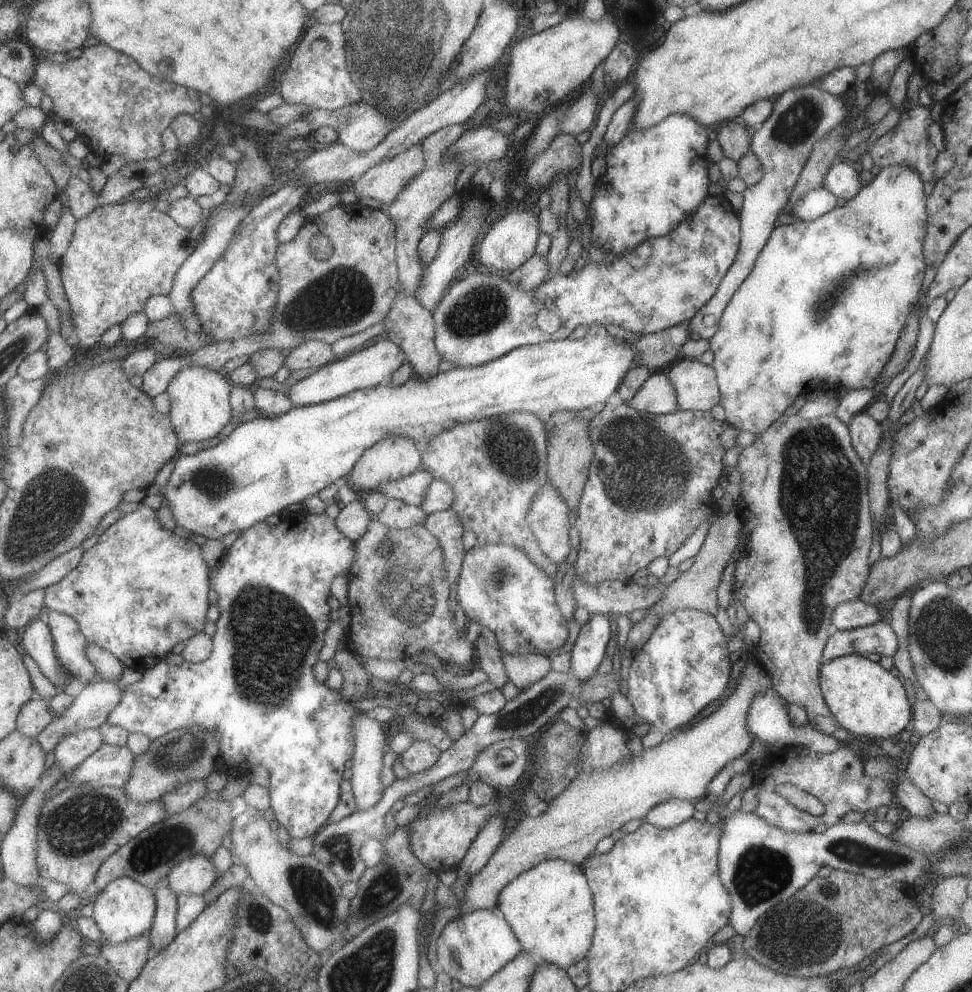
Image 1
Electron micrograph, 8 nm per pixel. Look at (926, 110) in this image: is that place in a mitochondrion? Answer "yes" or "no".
no

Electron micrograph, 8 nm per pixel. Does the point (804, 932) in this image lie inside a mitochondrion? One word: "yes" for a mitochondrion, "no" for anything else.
yes

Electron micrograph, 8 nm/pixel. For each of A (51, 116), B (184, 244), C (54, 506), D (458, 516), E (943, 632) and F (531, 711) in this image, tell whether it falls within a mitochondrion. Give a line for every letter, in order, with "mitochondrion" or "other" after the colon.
A: other
B: mitochondrion
C: mitochondrion
D: other
E: mitochondrion
F: mitochondrion

